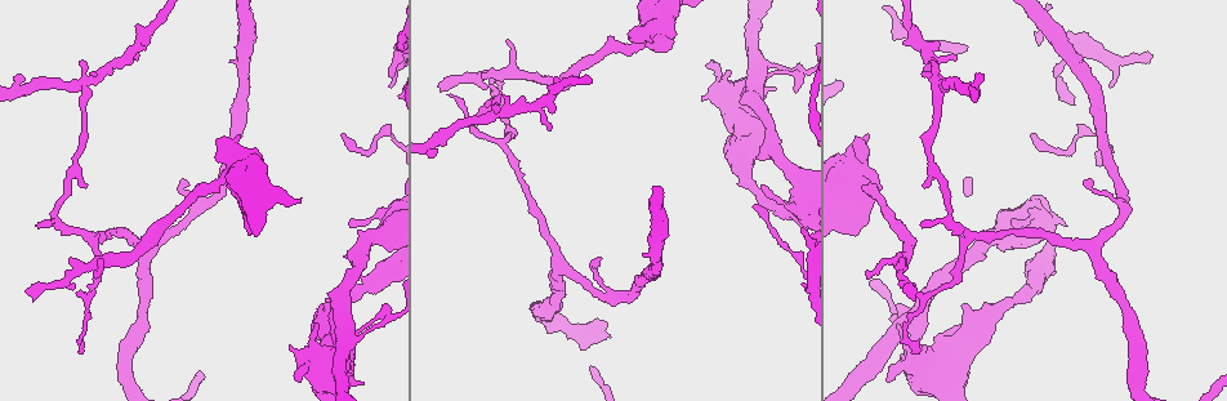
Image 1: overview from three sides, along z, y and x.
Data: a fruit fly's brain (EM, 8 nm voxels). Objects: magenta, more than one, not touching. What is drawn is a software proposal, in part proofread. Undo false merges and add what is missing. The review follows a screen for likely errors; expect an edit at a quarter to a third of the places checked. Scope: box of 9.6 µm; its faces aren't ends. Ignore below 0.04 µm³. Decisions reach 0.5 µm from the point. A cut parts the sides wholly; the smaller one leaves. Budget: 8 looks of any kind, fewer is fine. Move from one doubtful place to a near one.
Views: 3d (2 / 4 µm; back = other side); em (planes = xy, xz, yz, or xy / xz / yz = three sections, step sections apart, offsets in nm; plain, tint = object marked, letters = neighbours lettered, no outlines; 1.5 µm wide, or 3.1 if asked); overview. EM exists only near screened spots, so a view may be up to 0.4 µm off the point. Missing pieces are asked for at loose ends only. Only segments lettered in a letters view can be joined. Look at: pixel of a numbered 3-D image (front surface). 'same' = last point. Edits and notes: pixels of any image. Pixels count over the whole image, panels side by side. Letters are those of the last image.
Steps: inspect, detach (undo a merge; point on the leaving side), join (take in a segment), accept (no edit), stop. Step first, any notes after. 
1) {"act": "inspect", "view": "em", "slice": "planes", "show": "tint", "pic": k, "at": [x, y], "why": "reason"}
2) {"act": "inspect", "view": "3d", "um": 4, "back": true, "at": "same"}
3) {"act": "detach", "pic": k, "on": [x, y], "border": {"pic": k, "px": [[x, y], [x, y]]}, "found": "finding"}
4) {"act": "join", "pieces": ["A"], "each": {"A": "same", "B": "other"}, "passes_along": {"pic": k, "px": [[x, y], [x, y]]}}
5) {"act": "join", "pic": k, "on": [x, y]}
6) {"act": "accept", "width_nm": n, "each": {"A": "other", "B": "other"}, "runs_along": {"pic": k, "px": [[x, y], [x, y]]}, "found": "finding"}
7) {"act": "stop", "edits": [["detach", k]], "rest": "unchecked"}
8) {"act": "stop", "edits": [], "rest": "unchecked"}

{"act": "inspect", "view": "em", "slice": "xz", "step": 8, "show": "letters", "pic": 1, "at": [912, 290], "why": "an open end"}

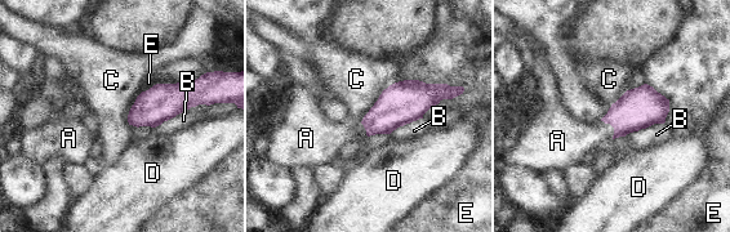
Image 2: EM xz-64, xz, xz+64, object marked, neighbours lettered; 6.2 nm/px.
{"act": "inspect", "view": "em", "slice": "planes", "show": "letters", "at": "same", "why": "cut it another way"}

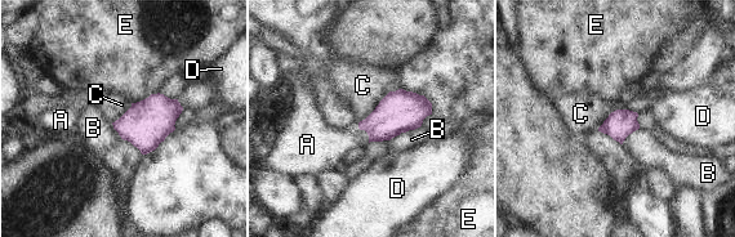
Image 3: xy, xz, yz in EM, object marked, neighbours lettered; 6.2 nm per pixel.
{"act": "join", "pieces": ["A"], "each": {"A": "same", "B": "other", "C": "other", "D": "other", "E": "other"}, "found": "the cell continues"}

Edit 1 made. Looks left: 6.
{"act": "inspect", "view": "overview", "why": "see it whole again"}

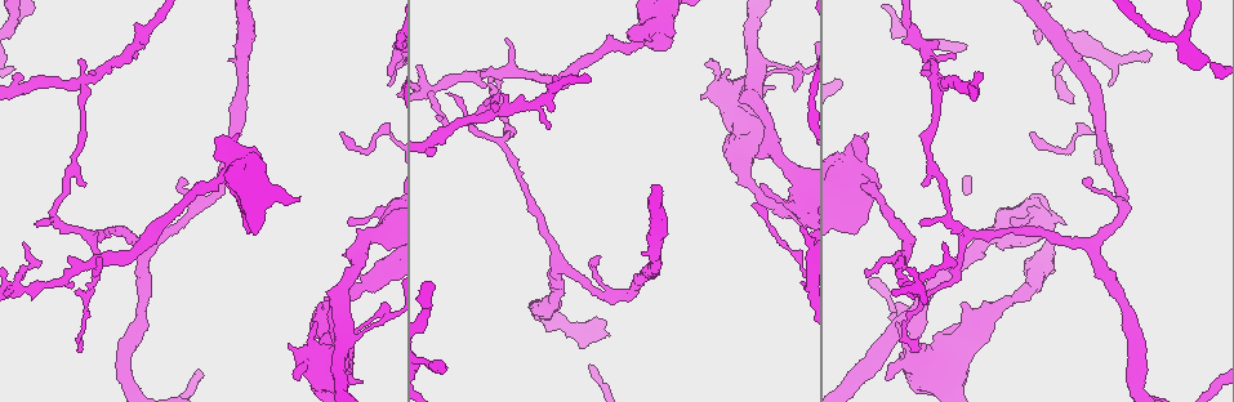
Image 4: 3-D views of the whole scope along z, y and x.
{"act": "inspect", "view": "em", "slice": "yz", "step": 8, "show": "tint", "pic": 4, "at": [1011, 222], "why": "free end"}

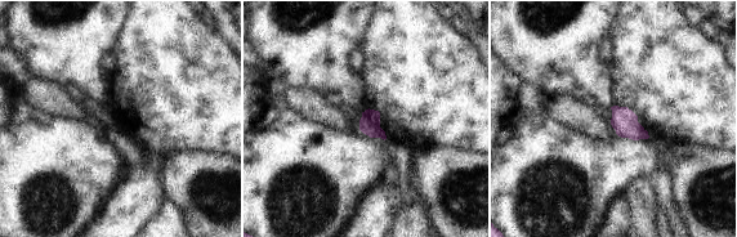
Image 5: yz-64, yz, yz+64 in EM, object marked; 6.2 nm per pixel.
{"act": "inspect", "view": "em", "slice": "planes", "show": "letters", "at": "same"}

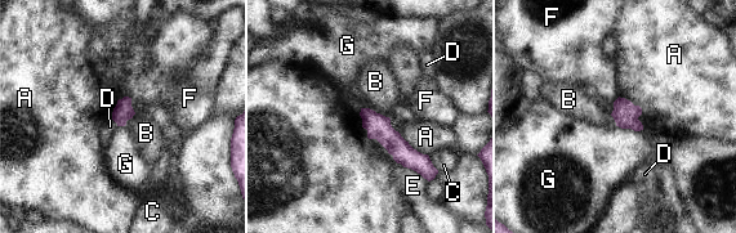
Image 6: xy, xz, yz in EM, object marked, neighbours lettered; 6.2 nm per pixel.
{"act": "accept", "width_nm": 120, "each": {"A": "other", "B": "other", "C": "other", "D": "other", "E": "other", "F": "other", "G": "other"}, "runs_along": {"pic": 6, "px": [[364, 111], [409, 157], [428, 165]]}, "found": "no lettered segment goes on from it"}

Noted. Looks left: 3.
{"act": "inspect", "view": "3d", "um": 2, "pic": 4, "at": [937, 84], "why": "three arms meet"}

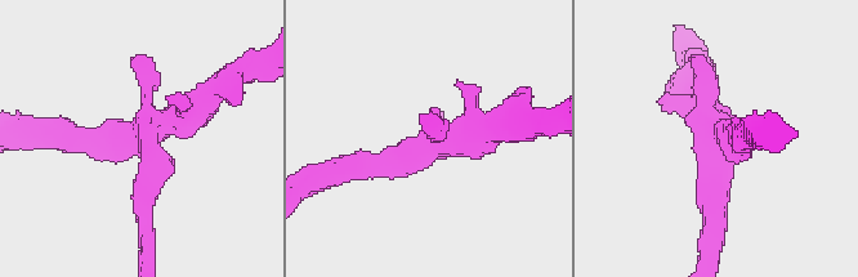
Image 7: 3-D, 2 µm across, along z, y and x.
{"act": "inspect", "view": "em", "slice": "planes", "show": "letters", "pic": 7, "at": [149, 146]}

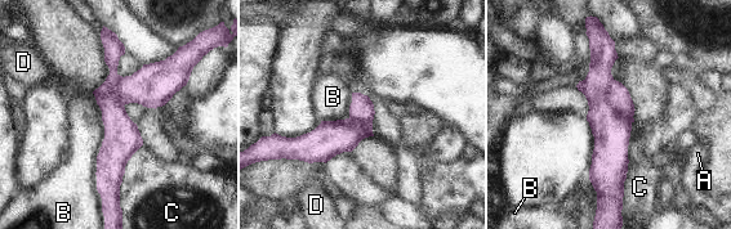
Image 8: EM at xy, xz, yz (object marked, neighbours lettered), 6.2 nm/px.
{"act": "detach", "pic": 8, "on": [611, 133], "each": {"A": "other", "B": "other", "C": "other", "D": "other"}, "part_leaving": {"pic": 8, "px": [[604, 39], [600, 109], [616, 193]]}, "found": "two cells meet here"}

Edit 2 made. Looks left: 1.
{"act": "stop", "edits": [["join", 3], ["detach", 8]], "rest": "unchecked"}

